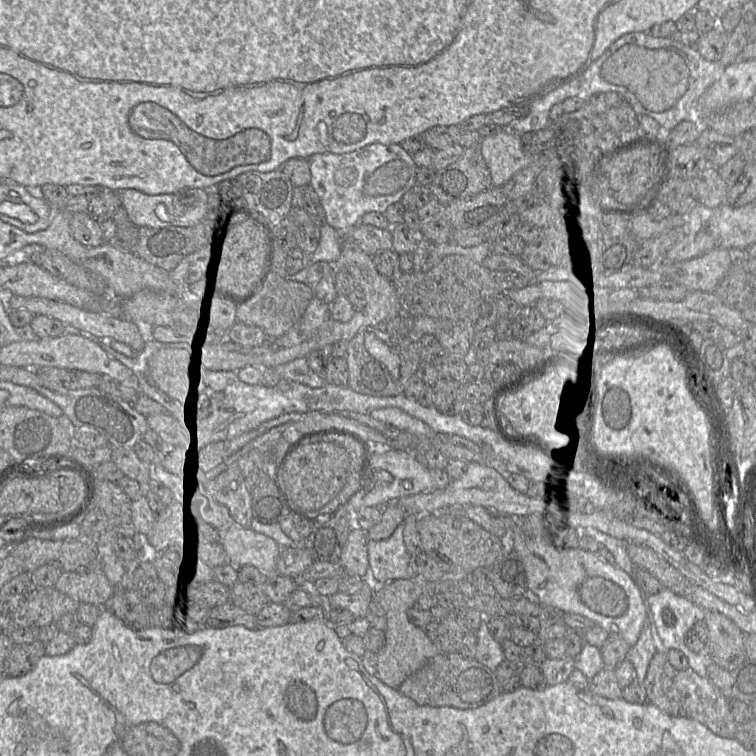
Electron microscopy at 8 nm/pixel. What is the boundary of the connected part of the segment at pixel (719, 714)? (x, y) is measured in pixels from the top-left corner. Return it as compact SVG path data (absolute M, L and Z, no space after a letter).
M660 647L649 663L643 687L647 702L663 712L692 718L719 737L734 738L737 723L731 714L729 700L707 677L699 676L689 667L685 670L675 669L668 661L666 651Z

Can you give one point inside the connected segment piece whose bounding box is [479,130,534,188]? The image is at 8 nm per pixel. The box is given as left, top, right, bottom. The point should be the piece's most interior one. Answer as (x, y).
(503, 152)

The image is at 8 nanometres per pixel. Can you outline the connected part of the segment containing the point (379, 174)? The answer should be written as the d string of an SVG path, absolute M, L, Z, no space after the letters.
M372 143L349 153L317 153L309 159L311 181L310 184L319 195L325 210L325 223L331 225L342 234L358 225L362 217L368 212L384 213L387 208L400 202L403 196L417 183L418 166L412 154L401 144Z

